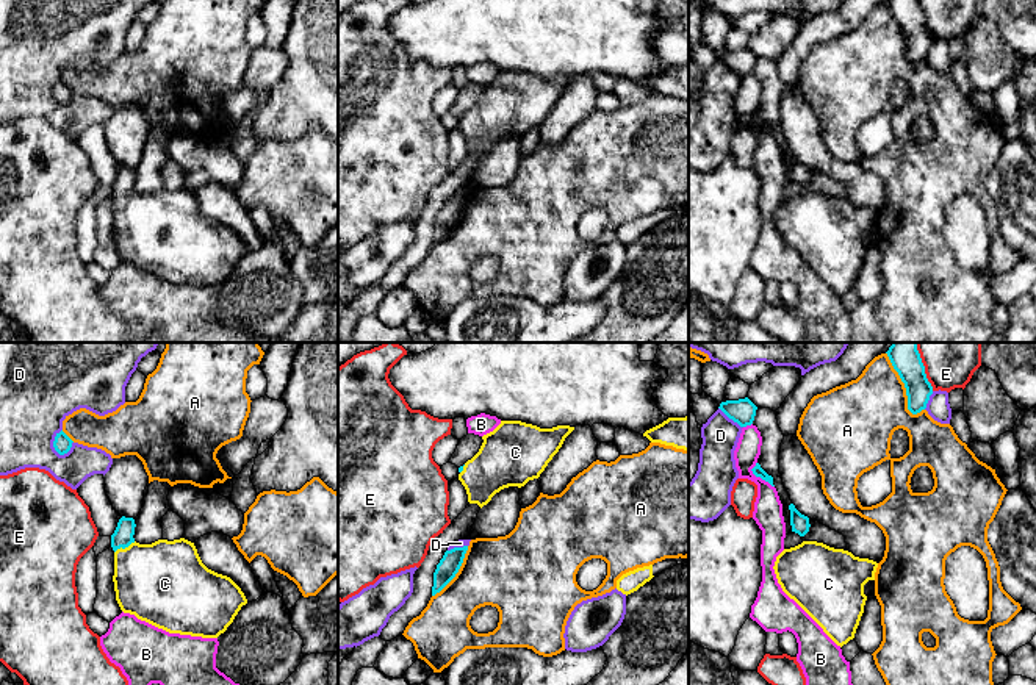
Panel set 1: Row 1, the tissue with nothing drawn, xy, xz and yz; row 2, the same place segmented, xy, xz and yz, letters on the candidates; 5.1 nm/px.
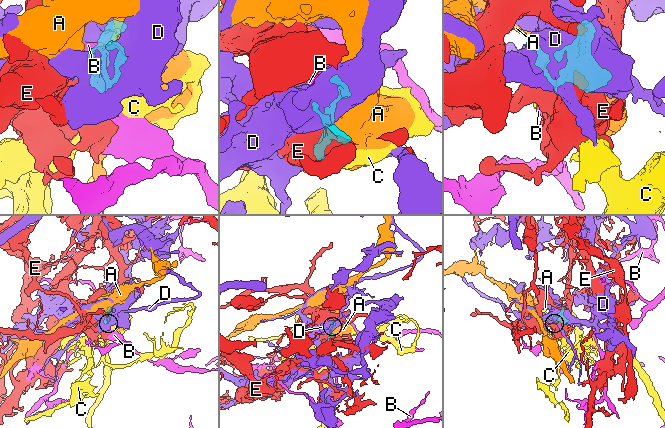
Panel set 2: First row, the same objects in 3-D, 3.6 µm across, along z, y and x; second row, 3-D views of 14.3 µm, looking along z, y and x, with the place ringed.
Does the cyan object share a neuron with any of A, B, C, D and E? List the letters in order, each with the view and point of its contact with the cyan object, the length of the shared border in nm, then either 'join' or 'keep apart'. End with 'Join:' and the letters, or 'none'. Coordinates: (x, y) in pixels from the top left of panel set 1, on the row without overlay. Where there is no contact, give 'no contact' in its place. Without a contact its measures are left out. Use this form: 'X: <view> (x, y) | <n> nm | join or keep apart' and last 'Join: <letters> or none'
A: yz (905, 36) | 360 nm | keep apart
B: yz (758, 125) | 160 nm | keep apart
C: xy (124, 197) | 130 nm | join
D: xy (53, 93) | 140 nm | keep apart
E: yz (924, 21) | 220 nm | keep apart
Join: C

